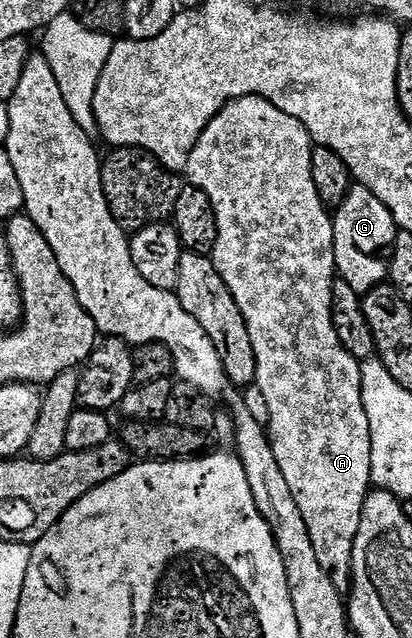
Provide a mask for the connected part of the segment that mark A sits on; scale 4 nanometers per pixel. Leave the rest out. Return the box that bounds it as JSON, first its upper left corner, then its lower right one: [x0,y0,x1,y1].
[186,96,373,594]

